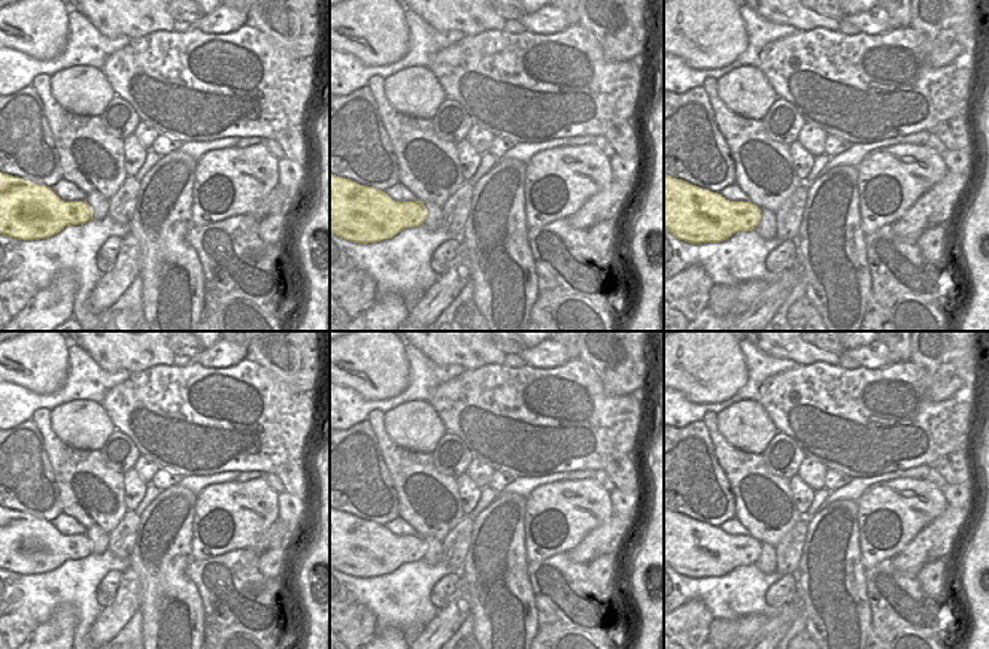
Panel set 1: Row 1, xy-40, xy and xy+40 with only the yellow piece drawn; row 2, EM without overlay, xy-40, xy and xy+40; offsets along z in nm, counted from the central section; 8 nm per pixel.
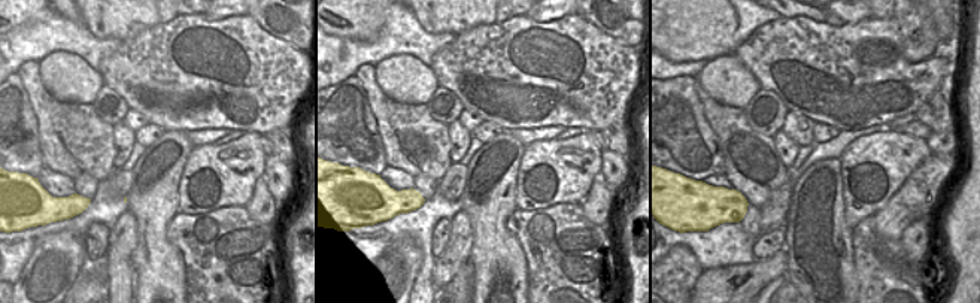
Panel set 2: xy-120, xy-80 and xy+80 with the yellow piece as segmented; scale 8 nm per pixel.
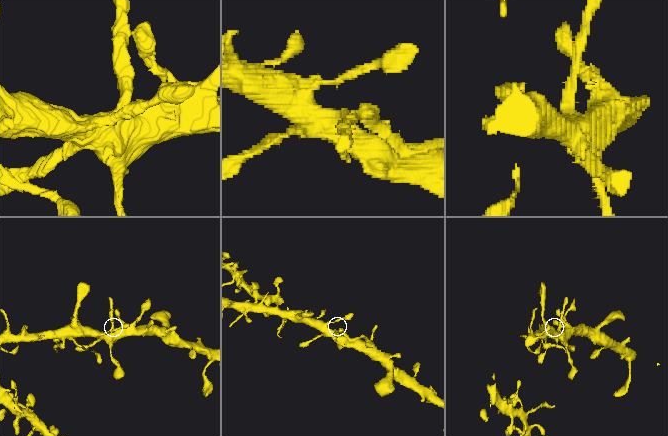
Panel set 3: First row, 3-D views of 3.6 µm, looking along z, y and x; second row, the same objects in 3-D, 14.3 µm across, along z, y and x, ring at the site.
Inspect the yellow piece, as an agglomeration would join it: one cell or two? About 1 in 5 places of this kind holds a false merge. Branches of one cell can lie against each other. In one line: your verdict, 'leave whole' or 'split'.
leave whole

